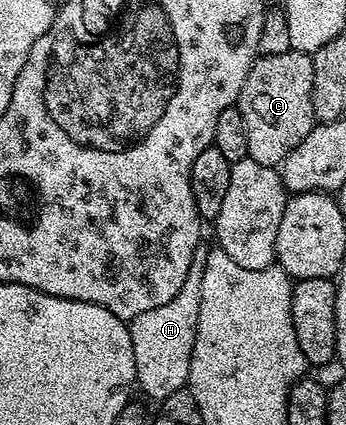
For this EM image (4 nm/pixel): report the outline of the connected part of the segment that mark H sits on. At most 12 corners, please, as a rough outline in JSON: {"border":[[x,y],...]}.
{"border":[[211,244],[192,252],[170,302],[144,311],[137,386],[154,401],[187,386]]}

